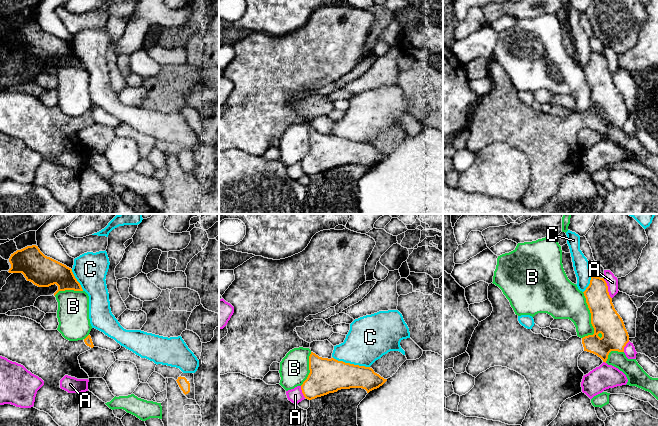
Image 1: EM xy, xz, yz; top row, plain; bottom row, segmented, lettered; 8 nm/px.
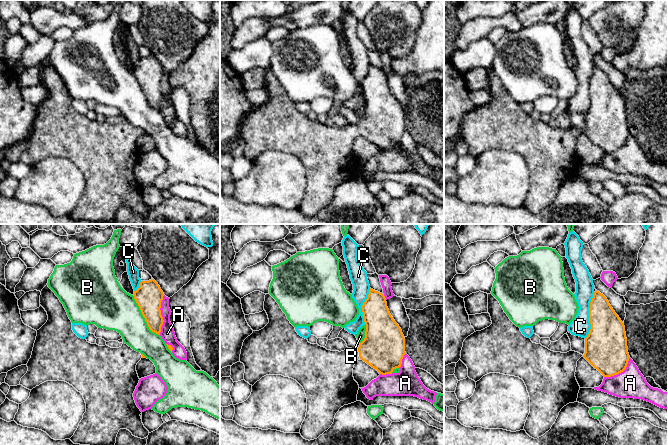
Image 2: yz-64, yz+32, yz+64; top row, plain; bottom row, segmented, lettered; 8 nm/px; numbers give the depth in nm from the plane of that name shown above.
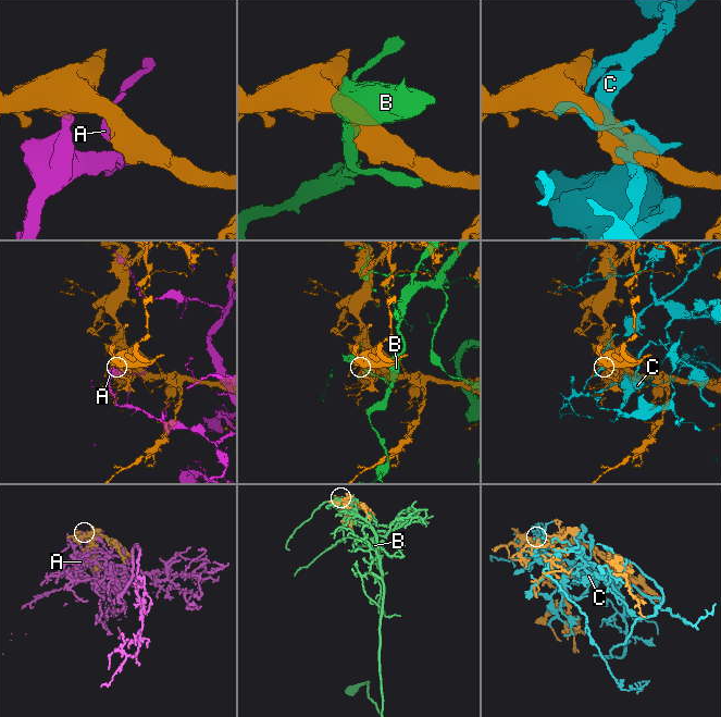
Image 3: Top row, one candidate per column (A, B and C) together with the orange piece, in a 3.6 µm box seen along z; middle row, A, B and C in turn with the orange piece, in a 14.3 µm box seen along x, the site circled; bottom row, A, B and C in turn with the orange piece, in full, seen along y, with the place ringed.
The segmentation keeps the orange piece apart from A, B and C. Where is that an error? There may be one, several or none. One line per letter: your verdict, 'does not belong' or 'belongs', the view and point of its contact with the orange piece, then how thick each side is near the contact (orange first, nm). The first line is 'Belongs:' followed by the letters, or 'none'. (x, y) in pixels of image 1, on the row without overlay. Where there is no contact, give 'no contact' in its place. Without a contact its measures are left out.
Belongs: none
A: does not belong; contact yz (607, 64); calibres 220 and 100 nm
B: does not belong; contact yz (591, 94); calibres 220 and 280 nm
C: does not belong; contact xz (351, 140); calibres 280 and 340 nm

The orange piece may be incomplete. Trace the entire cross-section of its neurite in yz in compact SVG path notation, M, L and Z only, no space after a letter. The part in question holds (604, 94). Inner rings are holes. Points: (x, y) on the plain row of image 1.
M592 52L583 69L591 89L594 110L583 114L572 112L566 117L560 117L535 110L522 102L502 66L493 59L488 62L488 75L493 87L489 93L479 98L472 110L466 126L470 132L466 148L476 154L490 143L502 142L524 152L531 170L530 184L521 200L526 207L543 206L557 193L561 180L566 175L582 168L584 149L578 143L578 133L583 127L597 131L606 139L611 127L624 128L624 123L629 118L628 108L614 84L604 54Z

